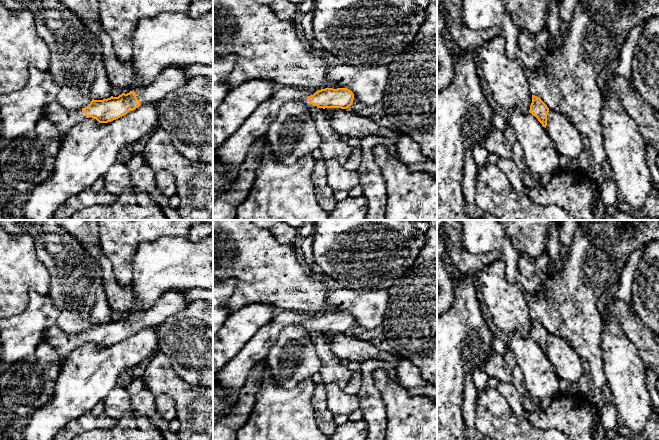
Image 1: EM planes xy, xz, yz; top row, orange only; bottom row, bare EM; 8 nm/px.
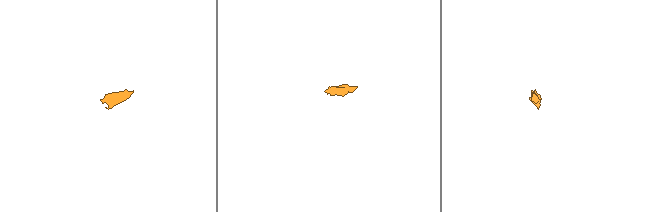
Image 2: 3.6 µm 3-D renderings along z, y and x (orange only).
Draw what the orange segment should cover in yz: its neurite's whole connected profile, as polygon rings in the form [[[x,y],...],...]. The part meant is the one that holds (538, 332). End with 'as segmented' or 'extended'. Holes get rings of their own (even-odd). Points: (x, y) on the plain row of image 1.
[[[532,319],[532,327],[530,329],[529,336],[538,343],[543,351],[546,352],[549,332],[540,322],[535,319]]]; as segmented

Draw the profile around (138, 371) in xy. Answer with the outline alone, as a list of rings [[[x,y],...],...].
[[[156,347],[149,358],[147,358],[145,361],[139,363],[137,366],[135,366],[133,369],[128,370],[128,373],[131,375],[132,379],[139,378],[142,380],[144,371],[147,367],[147,364],[150,362],[150,360],[154,357],[156,353],[159,352],[158,347]]]

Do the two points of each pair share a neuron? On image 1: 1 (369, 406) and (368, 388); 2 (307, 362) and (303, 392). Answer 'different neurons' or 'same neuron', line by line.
1: same neuron
2: different neurons

